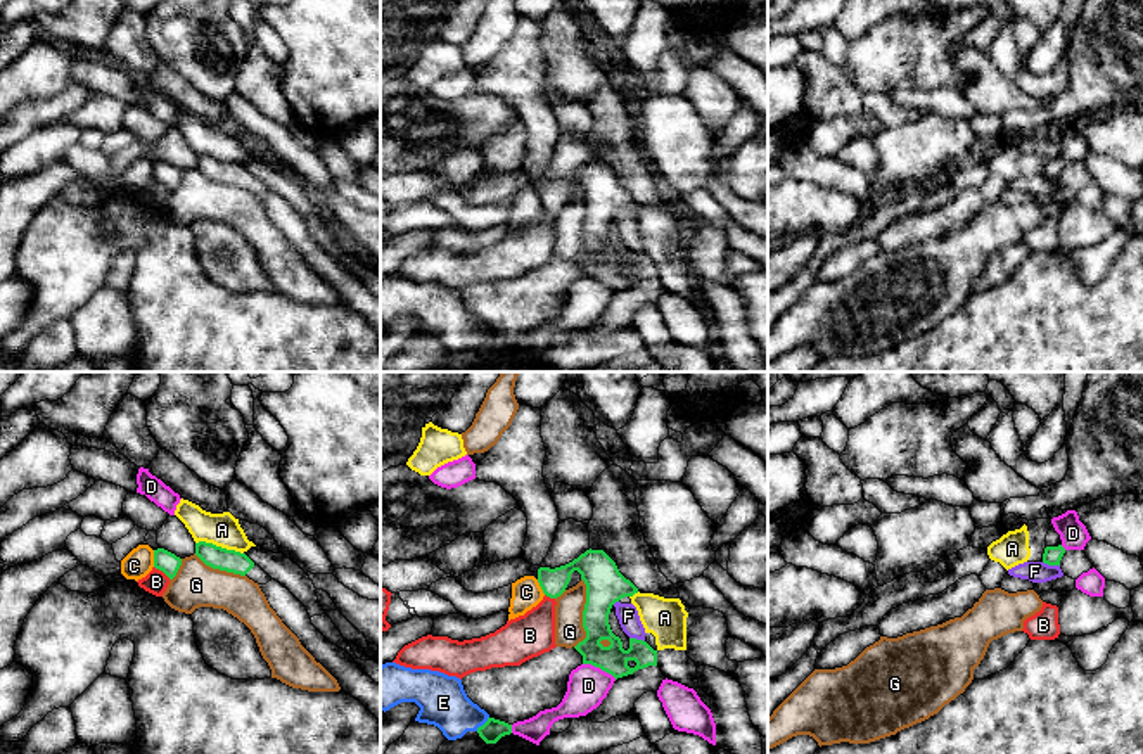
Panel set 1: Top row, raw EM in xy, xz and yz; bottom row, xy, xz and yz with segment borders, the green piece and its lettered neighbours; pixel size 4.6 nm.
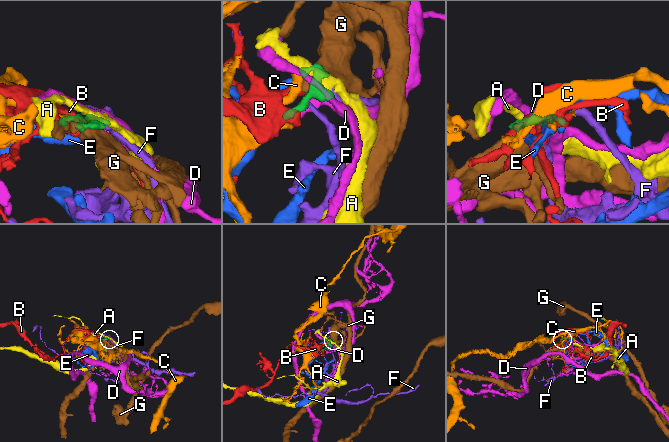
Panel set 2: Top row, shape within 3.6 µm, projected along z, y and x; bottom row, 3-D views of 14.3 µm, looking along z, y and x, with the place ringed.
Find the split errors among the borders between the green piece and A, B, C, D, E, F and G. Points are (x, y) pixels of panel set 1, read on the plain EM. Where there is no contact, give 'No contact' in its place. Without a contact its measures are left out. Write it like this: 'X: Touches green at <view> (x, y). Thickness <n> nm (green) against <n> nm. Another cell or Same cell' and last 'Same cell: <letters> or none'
A: Touches green at xy (220, 159). Thickness 110 nm (green) against 160 nm. Another cell
B: Touches green at xy (163, 184). Thickness 100 nm (green) against 110 nm. Another cell
C: Touches green at xy (154, 172). Thickness 100 nm (green) against 140 nm. Another cell
D: Touches green at xz (600, 281). Thickness 140 nm (green) against 190 nm. Another cell
E: Touches green at xz (485, 336). Thickness 100 nm (green) against 220 nm. Another cell
F: Touches green at yz (1052, 177). Thickness 90 nm (green) against 100 nm. Another cell
G: Touches green at xz (583, 225). Thickness 180 nm (green) against 140 nm. Another cell
Same cell: none

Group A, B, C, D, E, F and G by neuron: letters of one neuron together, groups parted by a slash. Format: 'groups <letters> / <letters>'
groups A / B / C / D / E / F / G

